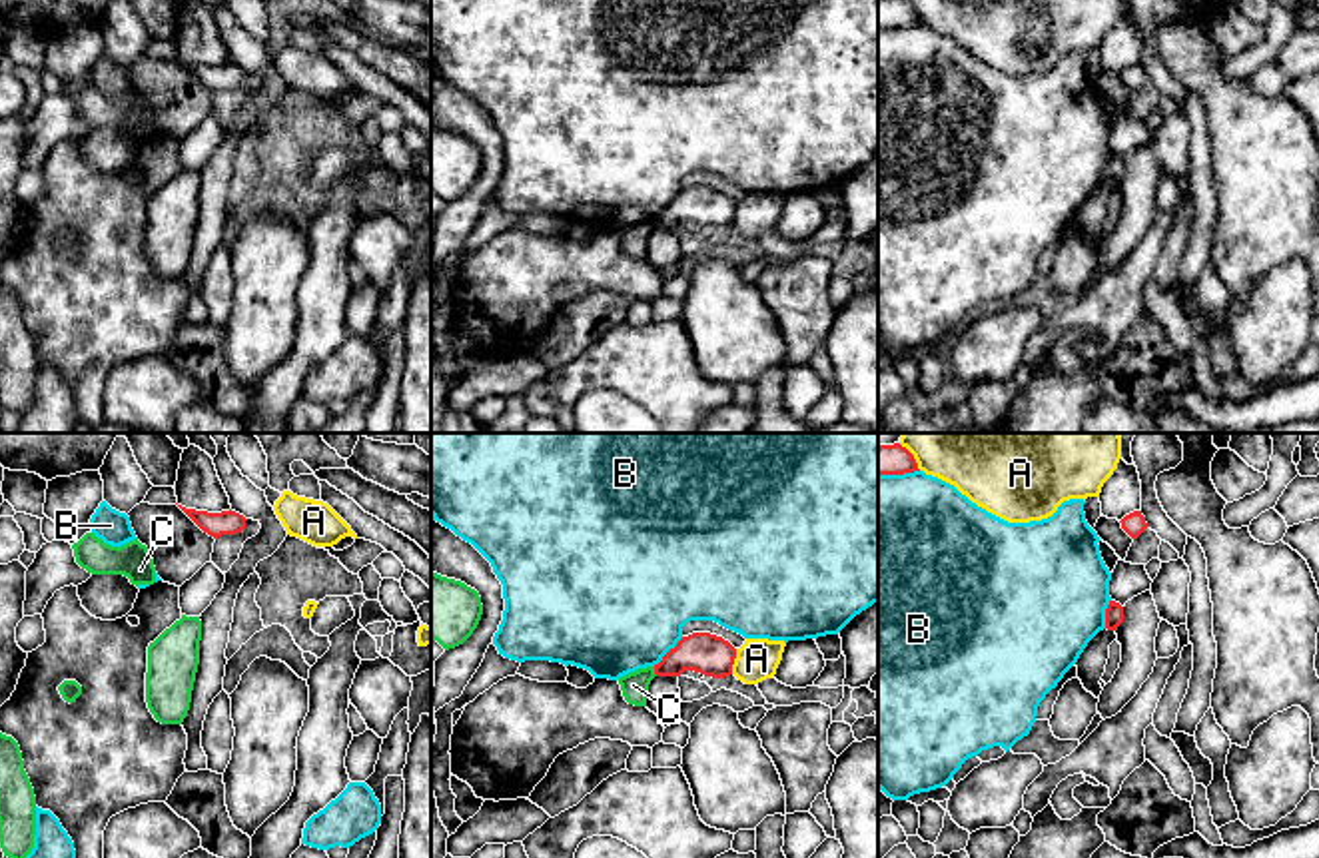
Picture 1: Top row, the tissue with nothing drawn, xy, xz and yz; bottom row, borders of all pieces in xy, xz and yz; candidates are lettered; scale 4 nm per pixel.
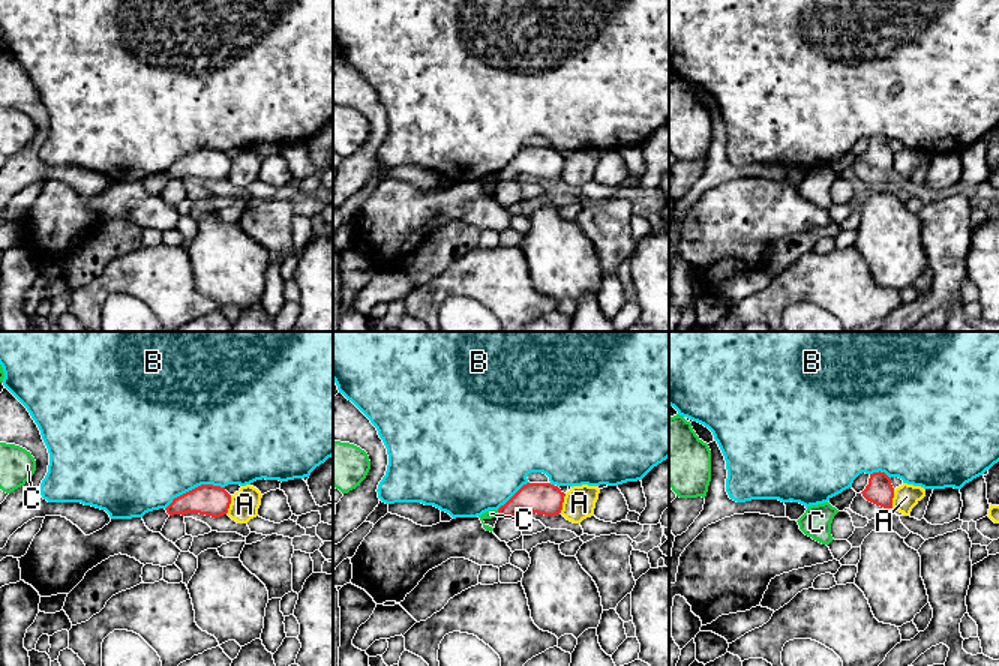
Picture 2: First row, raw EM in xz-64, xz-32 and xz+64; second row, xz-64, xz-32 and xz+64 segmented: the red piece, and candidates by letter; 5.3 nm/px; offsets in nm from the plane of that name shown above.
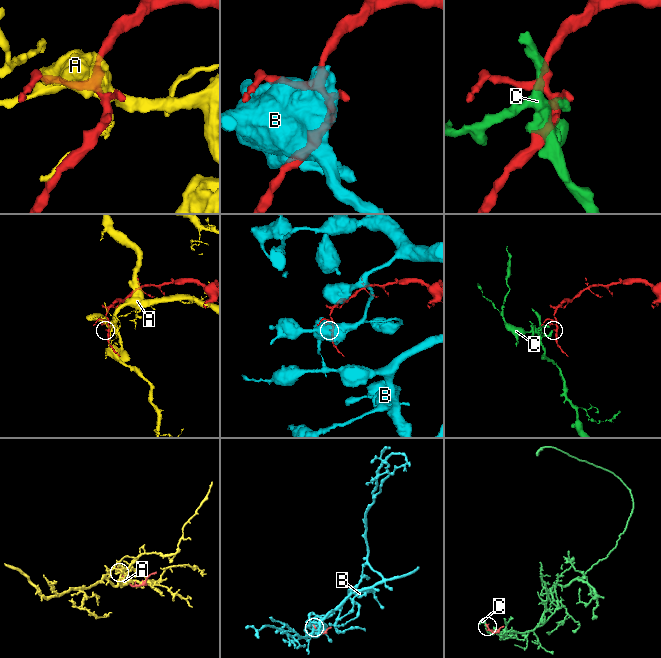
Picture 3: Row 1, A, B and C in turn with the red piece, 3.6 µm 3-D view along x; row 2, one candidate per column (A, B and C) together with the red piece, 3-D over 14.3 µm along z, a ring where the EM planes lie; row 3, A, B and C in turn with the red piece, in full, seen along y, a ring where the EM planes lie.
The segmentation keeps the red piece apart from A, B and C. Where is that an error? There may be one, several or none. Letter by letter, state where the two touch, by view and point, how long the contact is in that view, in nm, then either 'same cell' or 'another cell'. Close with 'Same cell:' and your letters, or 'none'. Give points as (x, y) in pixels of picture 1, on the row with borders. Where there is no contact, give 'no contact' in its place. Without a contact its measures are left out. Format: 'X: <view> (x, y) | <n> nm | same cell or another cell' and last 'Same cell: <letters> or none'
A: xz (733, 661) | 110 nm | another cell
B: xz (667, 653) | 170 nm | another cell
C: xz (655, 671) | 40 nm | another cell
Same cell: none

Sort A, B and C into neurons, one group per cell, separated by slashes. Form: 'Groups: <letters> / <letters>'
Groups: A / B / C

